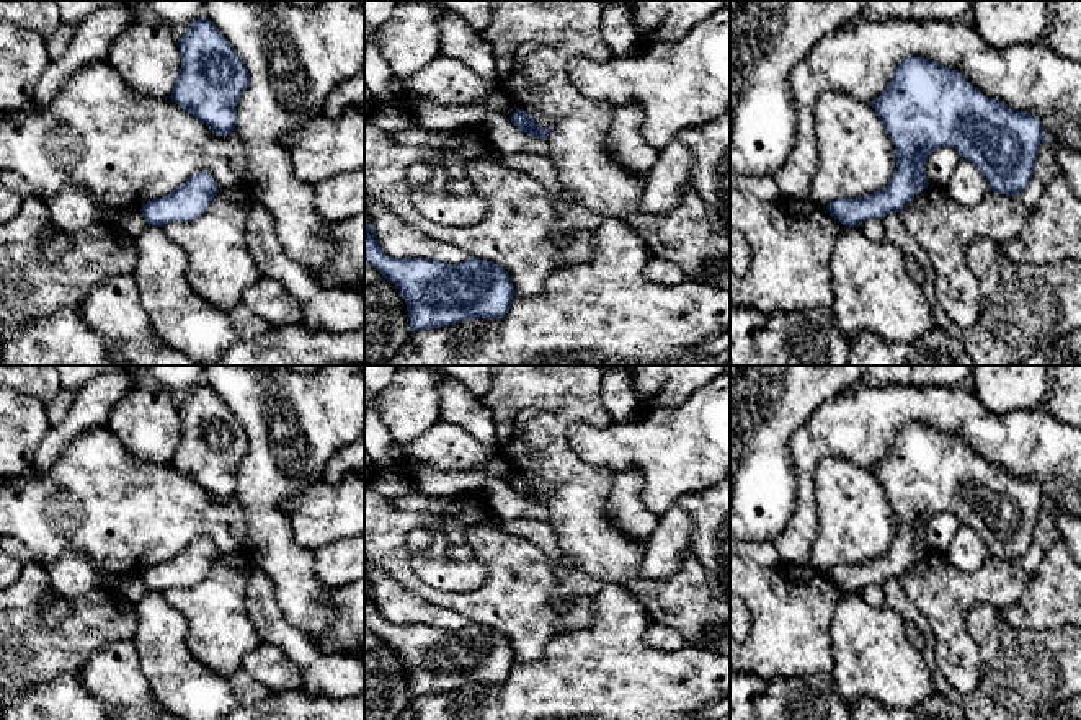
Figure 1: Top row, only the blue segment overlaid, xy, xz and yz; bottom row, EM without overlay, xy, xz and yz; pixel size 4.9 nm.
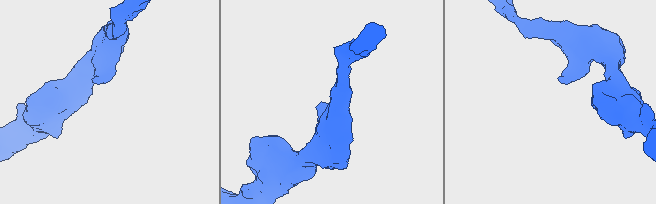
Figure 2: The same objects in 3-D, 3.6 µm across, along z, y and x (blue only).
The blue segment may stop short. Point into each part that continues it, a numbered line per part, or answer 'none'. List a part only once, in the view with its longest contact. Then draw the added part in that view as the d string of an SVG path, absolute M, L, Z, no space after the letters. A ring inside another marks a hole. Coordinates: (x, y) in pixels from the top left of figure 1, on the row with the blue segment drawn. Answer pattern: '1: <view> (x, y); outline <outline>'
none

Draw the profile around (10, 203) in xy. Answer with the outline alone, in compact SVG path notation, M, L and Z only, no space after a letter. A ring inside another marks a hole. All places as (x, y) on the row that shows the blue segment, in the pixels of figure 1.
M0 184L0 224L11 222L21 209L23 198Z

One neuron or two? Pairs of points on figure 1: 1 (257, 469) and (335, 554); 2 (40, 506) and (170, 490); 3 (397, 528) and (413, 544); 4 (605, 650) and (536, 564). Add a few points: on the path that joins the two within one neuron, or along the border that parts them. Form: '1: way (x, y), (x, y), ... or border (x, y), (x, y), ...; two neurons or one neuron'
1: border (314, 551), (314, 575), (330, 586); two neurons
2: way (72, 506), (137, 506); one neuron
3: border (428, 528), (407, 536), (410, 554); two neurons
4: border (593, 598), (591, 622), (562, 631), (551, 640); two neurons

